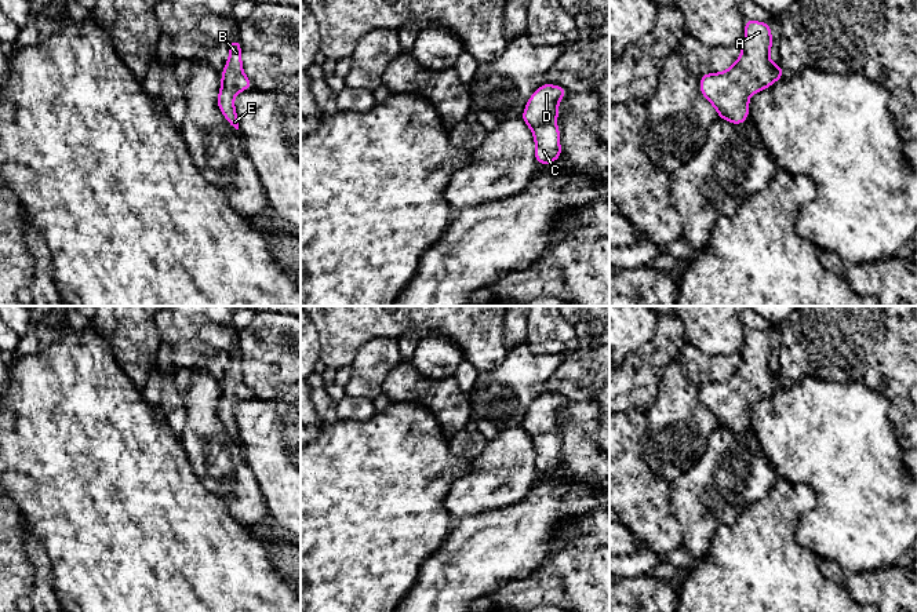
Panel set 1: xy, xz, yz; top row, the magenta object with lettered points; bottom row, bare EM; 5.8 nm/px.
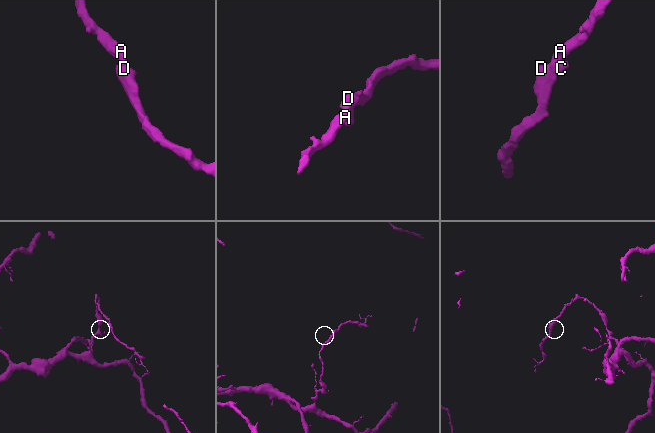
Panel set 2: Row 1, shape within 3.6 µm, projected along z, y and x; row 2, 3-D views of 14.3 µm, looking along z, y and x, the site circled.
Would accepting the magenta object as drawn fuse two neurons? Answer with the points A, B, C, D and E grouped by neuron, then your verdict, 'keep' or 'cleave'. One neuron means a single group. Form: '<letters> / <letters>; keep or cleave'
A B C D E; keep

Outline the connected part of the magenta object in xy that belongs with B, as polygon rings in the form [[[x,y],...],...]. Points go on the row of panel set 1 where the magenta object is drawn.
[[[239,40],[228,43],[230,55],[226,68],[221,72],[222,85],[218,94],[218,106],[230,125],[239,130],[239,119],[233,99],[237,92],[252,88],[250,79],[243,73],[241,45]]]

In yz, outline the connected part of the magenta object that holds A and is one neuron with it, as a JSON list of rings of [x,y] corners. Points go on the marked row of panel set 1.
[[[745,19],[742,55],[723,73],[701,74],[701,92],[717,109],[718,117],[738,125],[749,117],[749,96],[785,76],[769,61],[772,36],[768,22]]]

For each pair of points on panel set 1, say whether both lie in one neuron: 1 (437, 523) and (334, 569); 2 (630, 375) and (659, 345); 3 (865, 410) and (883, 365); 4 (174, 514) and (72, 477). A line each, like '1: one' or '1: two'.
1: one
2: one
3: two
4: one

